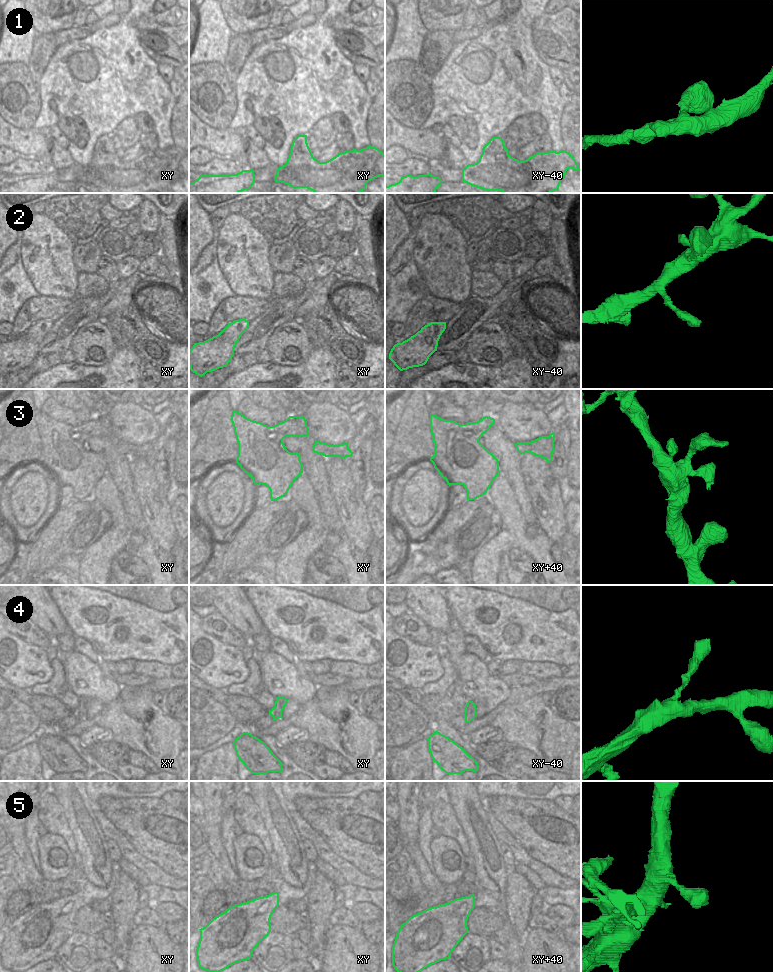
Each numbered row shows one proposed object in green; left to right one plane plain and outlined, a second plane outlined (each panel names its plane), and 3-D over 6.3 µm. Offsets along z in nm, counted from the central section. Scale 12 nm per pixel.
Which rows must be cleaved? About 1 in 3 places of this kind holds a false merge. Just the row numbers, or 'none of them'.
1

